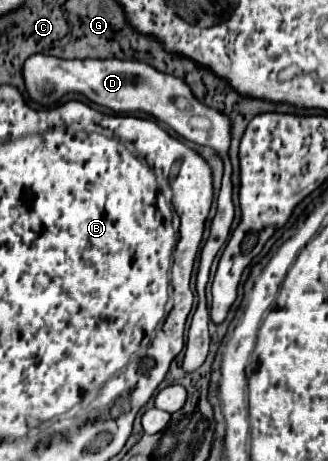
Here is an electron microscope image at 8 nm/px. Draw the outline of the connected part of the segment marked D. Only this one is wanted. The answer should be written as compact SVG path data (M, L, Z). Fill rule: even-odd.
M31 55L23 65L27 95L43 107L53 105L65 93L83 93L89 101L103 105L115 113L145 111L155 119L173 127L183 139L197 145L213 147L227 163L231 145L231 119L217 109L205 107L189 89L189 85L173 75L161 73L141 61L123 59L55 59L49 55Z

